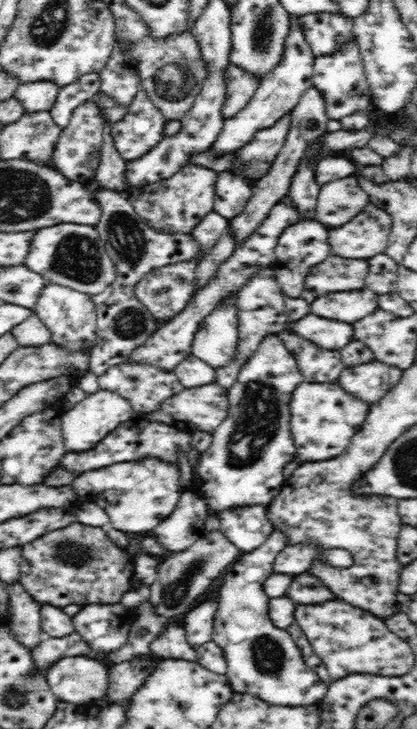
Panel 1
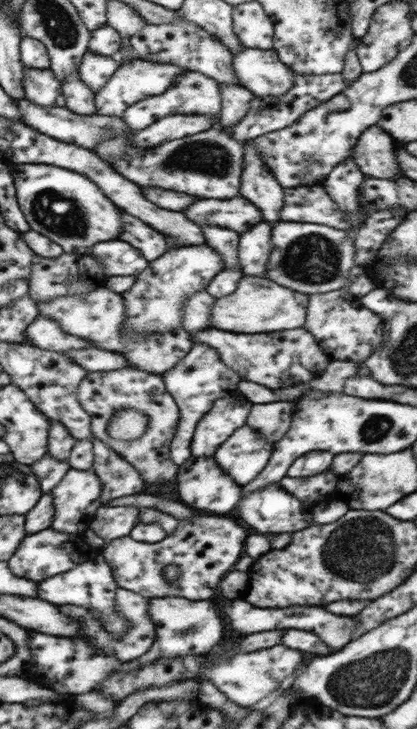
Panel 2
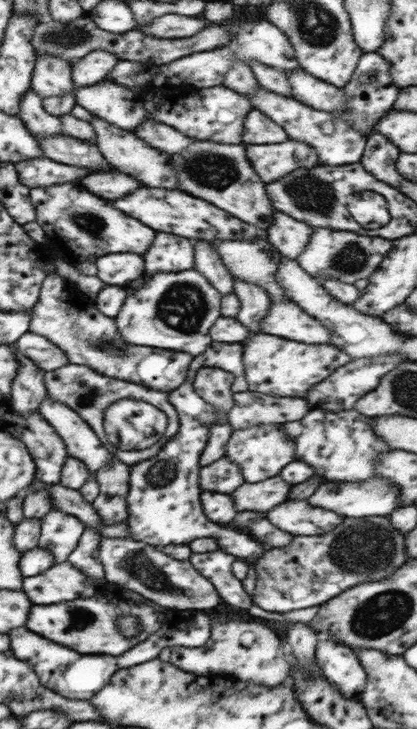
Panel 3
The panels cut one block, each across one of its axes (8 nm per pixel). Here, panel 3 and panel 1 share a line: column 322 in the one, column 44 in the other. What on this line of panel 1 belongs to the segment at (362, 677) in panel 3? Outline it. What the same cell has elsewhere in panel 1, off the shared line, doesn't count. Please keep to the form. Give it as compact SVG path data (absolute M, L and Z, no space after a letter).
M70 634L64 637L45 637L32 650L32 660L37 670L46 673L52 664L68 656L87 656L92 654L91 648L80 635Z

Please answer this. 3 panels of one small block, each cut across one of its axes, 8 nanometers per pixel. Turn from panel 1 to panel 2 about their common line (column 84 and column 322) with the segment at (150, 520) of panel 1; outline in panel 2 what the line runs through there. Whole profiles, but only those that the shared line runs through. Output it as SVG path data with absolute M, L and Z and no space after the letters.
M330 470L318 474L318 476L310 476L310 478L284 478L280 484L286 492L290 494L298 494L298 500L302 502L318 502L324 496L332 494L336 488L338 476L332 474Z

